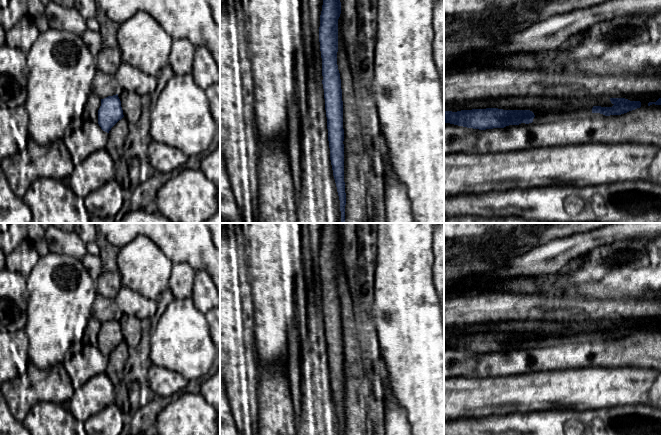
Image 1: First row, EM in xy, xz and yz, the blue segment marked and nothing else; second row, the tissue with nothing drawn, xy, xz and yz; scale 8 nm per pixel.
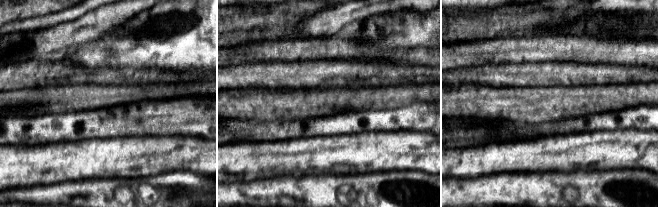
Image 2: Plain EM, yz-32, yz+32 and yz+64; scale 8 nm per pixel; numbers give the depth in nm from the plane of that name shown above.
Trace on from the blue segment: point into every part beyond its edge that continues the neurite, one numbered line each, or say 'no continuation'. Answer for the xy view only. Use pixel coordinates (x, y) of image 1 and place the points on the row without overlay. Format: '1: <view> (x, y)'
no continuation

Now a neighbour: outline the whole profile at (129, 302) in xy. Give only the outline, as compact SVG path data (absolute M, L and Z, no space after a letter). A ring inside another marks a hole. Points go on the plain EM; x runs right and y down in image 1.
M122 286L114 300L119 315L134 316L141 321L149 320L157 310L157 301L148 299L138 292Z

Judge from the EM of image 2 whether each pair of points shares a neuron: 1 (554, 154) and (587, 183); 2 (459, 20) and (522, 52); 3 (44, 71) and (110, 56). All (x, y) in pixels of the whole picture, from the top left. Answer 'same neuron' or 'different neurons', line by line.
1: different neurons
2: different neurons
3: different neurons

